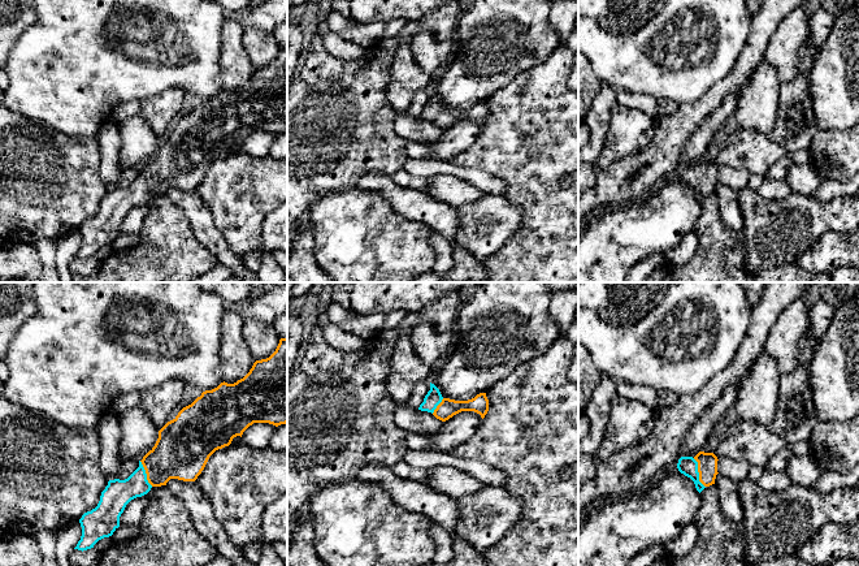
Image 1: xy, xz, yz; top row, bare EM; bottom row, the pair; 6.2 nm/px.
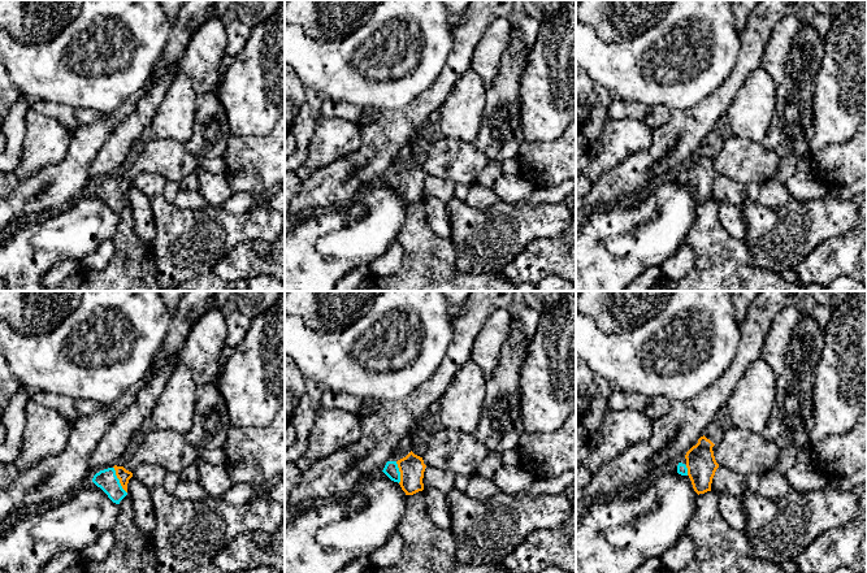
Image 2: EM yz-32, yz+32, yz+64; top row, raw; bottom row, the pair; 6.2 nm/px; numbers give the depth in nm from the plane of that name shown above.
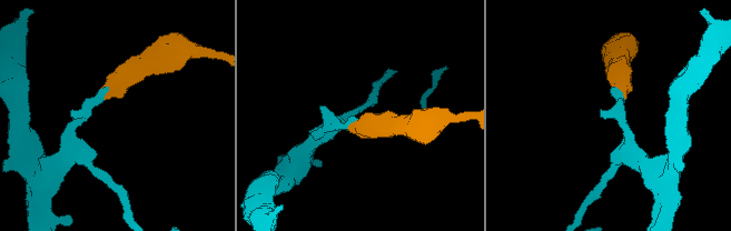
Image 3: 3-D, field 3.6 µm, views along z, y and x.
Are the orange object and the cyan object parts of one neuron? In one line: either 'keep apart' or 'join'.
join

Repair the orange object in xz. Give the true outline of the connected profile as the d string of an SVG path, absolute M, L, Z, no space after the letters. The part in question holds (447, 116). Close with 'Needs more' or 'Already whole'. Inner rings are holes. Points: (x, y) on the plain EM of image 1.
M430 91L430 99L420 113L418 118L431 121L437 128L446 130L461 120L474 120L483 128L489 120L486 101L480 101L468 109L443 107L439 98Z. Needs more

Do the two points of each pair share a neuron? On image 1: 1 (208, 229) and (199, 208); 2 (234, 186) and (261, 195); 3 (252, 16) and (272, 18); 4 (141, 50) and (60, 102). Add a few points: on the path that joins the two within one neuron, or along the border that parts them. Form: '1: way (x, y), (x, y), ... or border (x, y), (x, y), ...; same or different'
1: way (203, 224), (199, 214); same
2: way (241, 189), (255, 189); same
3: way (257, 16), (267, 16); same
4: way (121, 51), (108, 53), (79, 82); same

